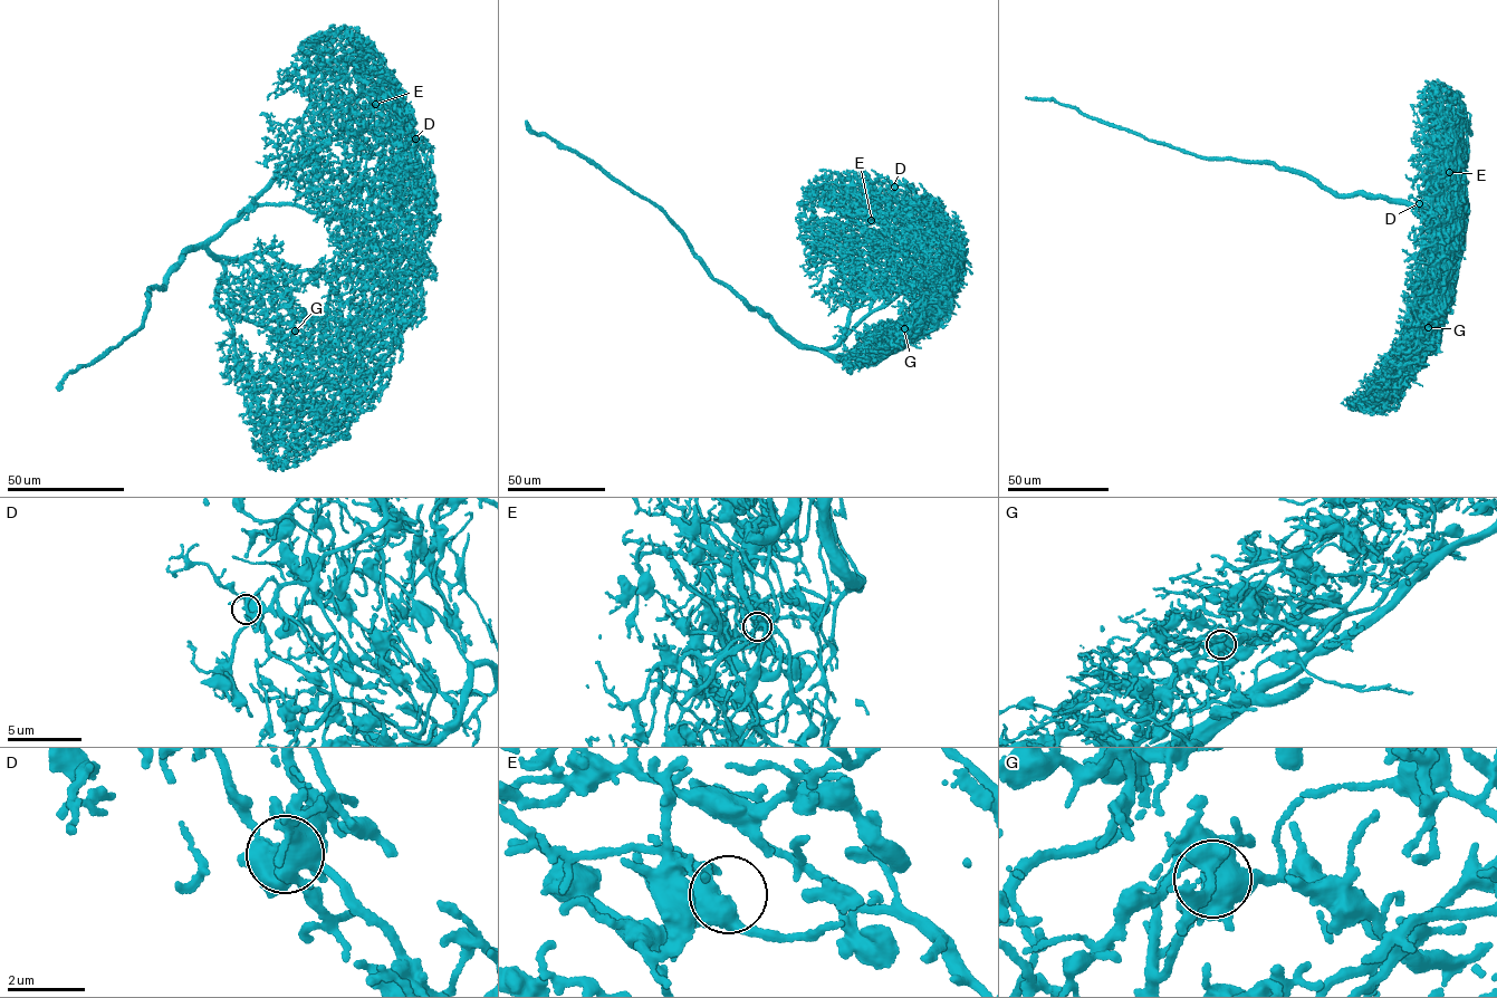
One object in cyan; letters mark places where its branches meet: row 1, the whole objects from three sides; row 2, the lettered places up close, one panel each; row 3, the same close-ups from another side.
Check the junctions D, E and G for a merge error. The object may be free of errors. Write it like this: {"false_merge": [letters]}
{"false_merge": []}

